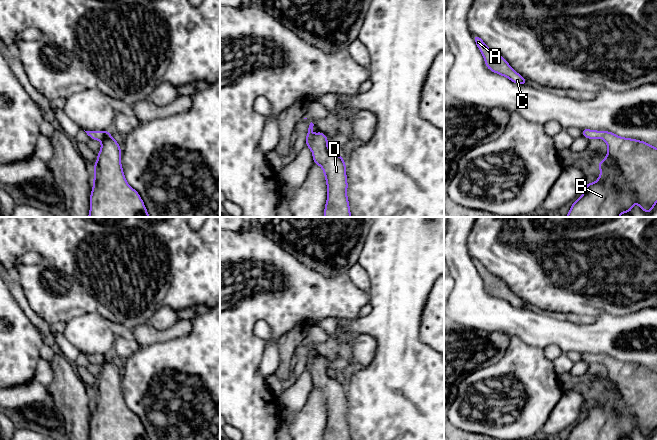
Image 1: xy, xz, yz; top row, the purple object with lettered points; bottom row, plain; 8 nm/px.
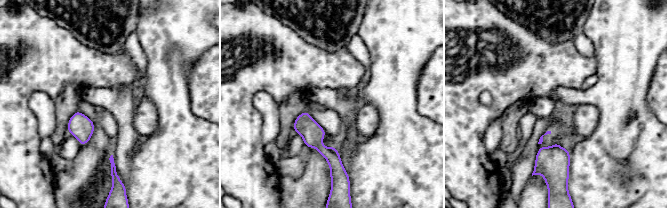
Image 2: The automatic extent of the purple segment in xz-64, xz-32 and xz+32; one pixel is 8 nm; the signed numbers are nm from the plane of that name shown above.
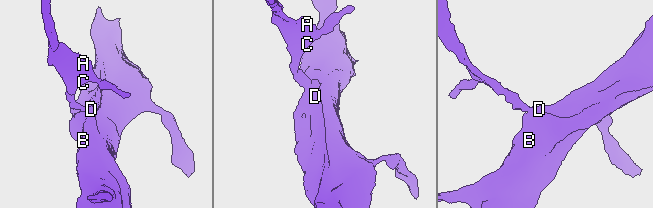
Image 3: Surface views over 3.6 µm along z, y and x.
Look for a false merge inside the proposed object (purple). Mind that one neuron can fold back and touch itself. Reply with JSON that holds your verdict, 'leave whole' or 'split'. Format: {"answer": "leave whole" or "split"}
{"answer": "leave whole"}

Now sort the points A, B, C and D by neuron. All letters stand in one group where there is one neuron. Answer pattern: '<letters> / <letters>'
A B C D

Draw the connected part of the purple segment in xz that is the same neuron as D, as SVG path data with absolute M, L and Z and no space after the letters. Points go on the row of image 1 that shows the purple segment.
M311 122L305 145L313 153L313 163L319 165L324 172L327 185L324 217L352 217L347 196L346 163L342 156L327 148L329 140L323 132L312 133L313 126Z

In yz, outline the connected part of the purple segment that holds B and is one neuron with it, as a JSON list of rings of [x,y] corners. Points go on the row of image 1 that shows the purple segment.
[[[583,128],[582,136],[587,139],[602,138],[608,147],[604,161],[598,161],[600,176],[594,183],[588,182],[578,200],[571,204],[566,217],[620,217],[624,212],[631,213],[634,204],[649,214],[657,203],[657,148],[645,141],[618,136],[610,131]]]

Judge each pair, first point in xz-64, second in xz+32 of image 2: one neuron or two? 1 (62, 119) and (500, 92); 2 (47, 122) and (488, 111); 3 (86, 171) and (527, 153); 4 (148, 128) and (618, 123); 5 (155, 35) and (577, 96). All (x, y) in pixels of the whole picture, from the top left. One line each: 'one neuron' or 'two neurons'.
1: two neurons
2: two neurons
3: two neurons
4: two neurons
5: one neuron

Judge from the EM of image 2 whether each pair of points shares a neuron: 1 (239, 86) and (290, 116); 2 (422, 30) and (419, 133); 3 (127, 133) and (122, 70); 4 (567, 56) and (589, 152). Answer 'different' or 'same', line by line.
1: different
2: same
3: different
4: different

